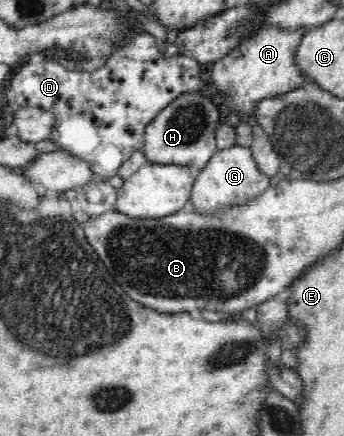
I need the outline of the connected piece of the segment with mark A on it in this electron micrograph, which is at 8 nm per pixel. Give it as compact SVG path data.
M264 26L258 30L256 35L250 39L245 39L237 48L234 48L231 53L225 58L219 60L212 66L212 78L216 88L217 95L223 100L221 106L229 109L229 112L236 114L245 114L246 118L239 118L239 124L235 126L235 145L250 147L254 139L253 125L249 124L251 118L255 118L256 106L264 98L273 98L283 94L289 94L293 90L306 85L307 78L303 78L302 73L297 69L295 63L295 54L297 46L301 42L301 36L307 30L297 29L296 31L285 31L277 26Z

